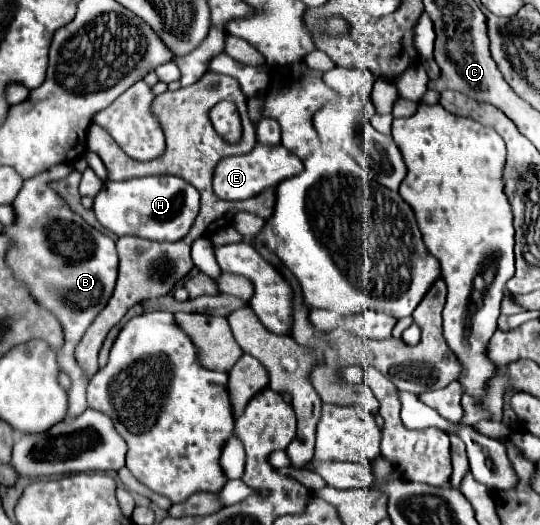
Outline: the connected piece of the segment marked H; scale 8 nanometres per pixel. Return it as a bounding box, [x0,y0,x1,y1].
[95,175,200,241]

